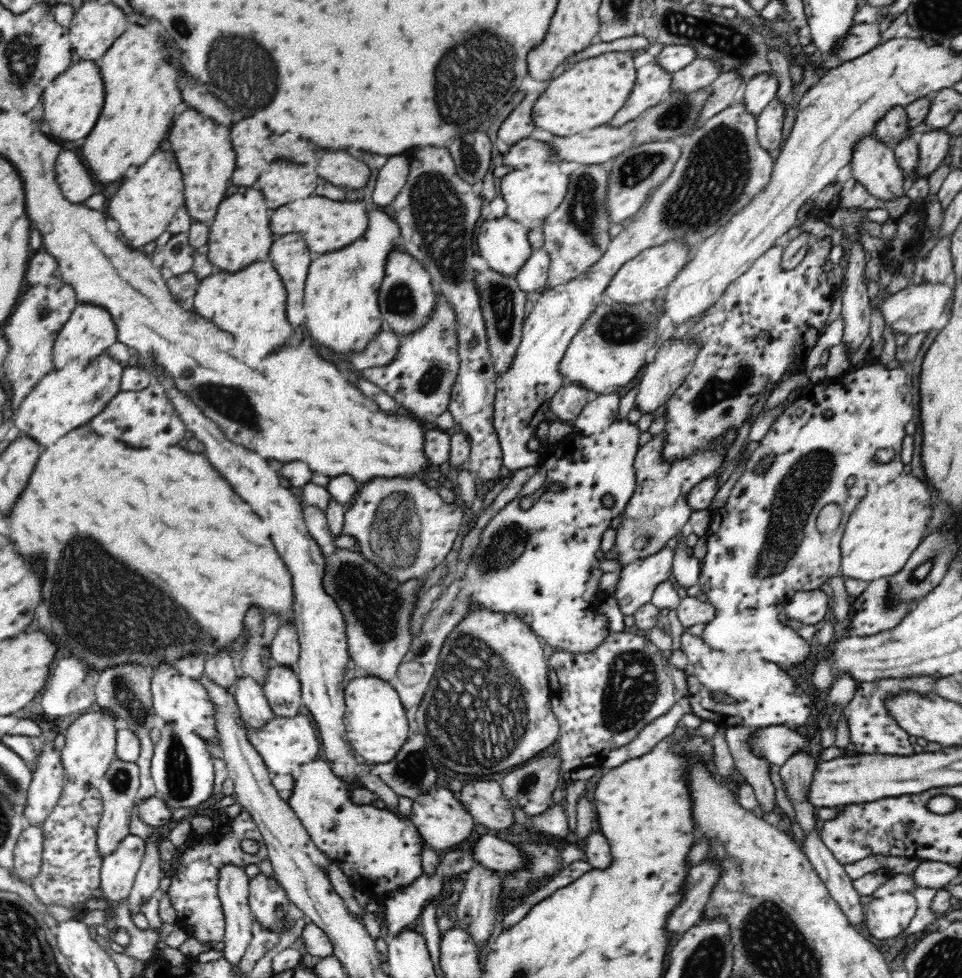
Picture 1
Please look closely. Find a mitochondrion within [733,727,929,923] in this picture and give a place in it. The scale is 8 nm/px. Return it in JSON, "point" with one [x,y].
{"point":[856,826]}

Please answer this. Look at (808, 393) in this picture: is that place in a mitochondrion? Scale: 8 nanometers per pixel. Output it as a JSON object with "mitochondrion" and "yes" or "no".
{"mitochondrion":"no"}

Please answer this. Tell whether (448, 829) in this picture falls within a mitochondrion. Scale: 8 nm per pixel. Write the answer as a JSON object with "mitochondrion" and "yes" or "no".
{"mitochondrion":"no"}

